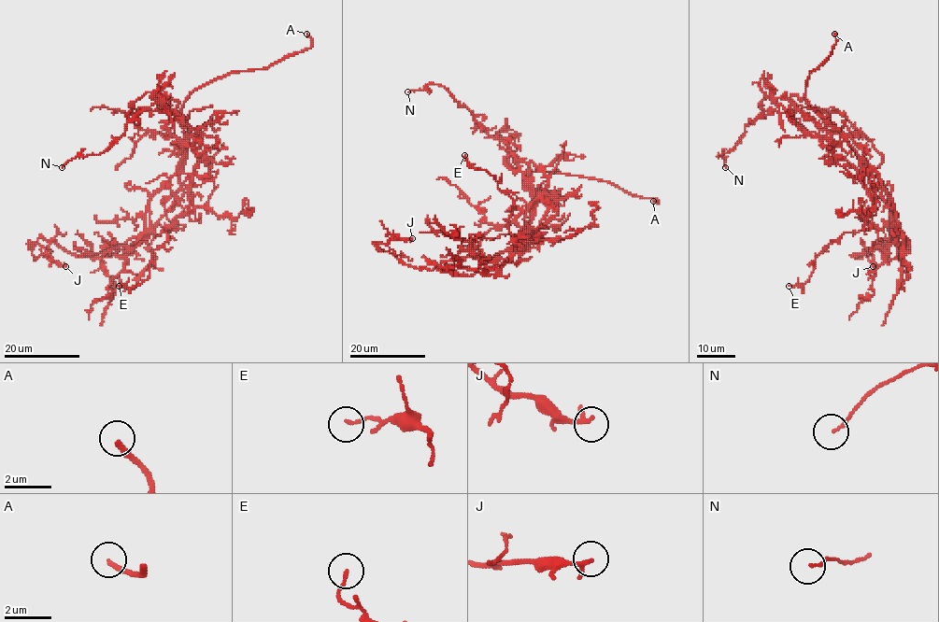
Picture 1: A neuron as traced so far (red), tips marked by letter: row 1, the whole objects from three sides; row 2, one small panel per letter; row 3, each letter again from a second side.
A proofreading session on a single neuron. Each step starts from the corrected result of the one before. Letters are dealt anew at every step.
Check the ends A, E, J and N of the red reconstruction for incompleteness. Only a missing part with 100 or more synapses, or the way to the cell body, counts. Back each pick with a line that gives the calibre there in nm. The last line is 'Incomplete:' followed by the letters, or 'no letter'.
A: calibre 240 nm
Incomplete: A

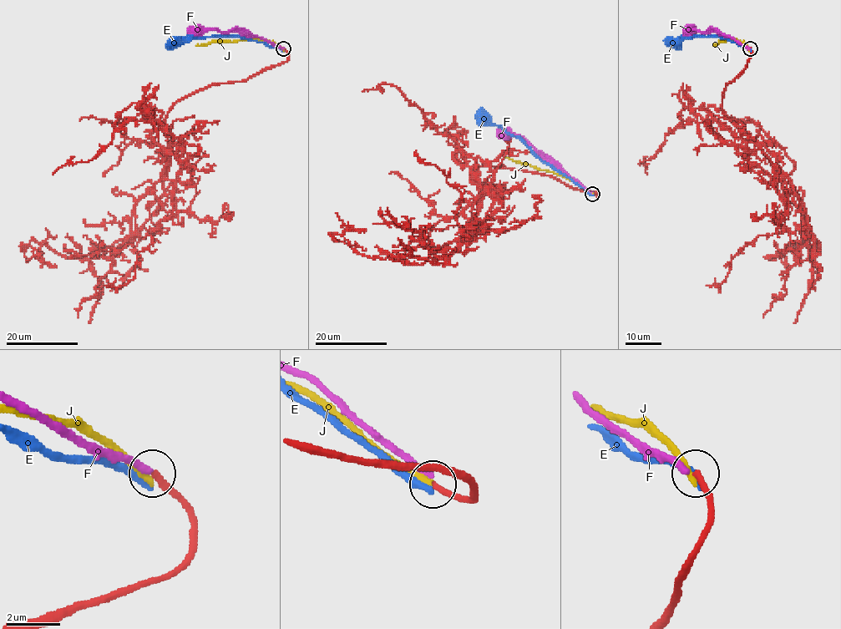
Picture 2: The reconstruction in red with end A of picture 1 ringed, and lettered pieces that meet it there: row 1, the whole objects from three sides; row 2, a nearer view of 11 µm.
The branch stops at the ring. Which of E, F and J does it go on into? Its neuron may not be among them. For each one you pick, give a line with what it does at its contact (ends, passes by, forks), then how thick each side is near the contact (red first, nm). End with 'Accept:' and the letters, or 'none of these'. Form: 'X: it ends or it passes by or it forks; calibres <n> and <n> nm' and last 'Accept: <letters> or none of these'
Accept: none of these

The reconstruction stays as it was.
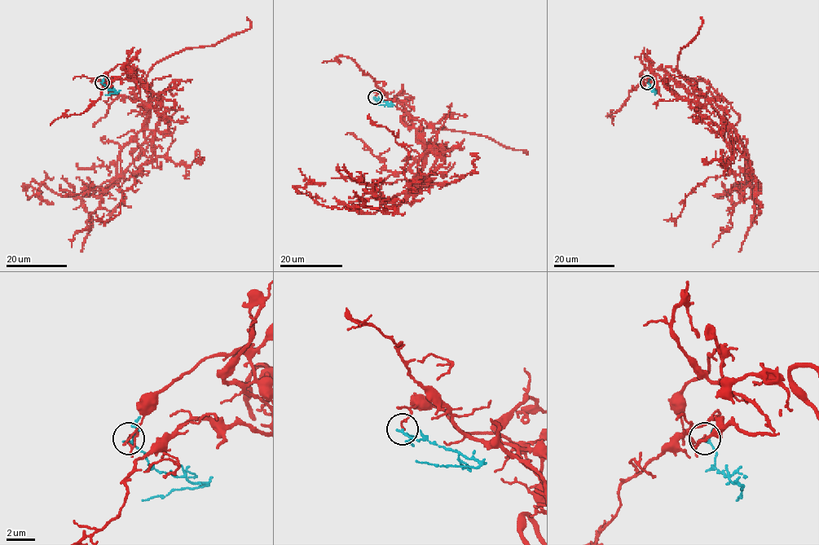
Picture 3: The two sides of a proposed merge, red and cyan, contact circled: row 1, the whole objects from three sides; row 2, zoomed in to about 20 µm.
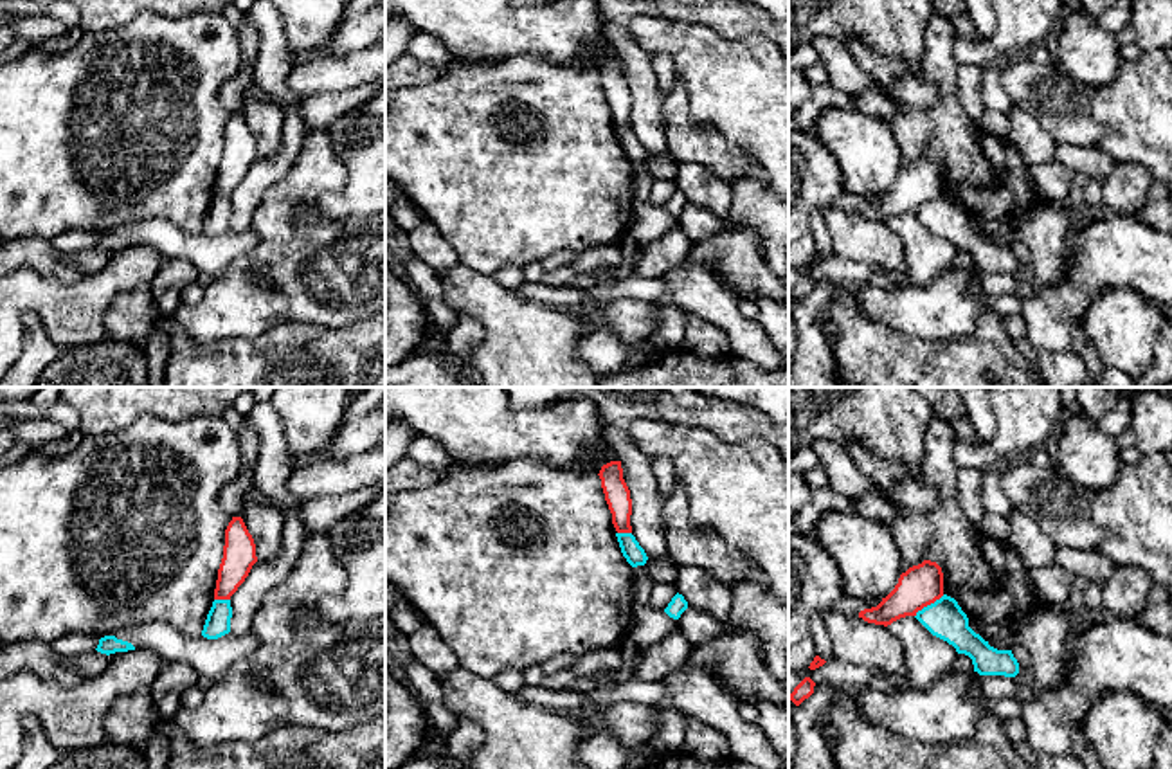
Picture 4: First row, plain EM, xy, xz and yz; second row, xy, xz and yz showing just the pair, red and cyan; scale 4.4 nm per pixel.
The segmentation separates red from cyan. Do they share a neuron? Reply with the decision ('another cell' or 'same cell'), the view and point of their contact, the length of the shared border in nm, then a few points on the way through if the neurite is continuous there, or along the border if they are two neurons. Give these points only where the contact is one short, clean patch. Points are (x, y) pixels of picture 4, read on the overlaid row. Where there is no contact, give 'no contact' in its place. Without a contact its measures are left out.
another cell; contact yz (928, 604); length 170 nm; border yz (944, 595), (924, 606), (915, 616)

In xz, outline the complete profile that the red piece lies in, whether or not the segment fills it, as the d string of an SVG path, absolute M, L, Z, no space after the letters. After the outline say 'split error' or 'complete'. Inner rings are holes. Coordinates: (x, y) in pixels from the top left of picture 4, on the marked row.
M610 461L600 470L601 488L605 501L612 513L612 524L618 533L632 533L630 515L632 515L632 499L630 490L623 479L621 461Z | complete

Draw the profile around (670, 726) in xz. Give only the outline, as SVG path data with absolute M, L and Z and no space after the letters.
M654 706L657 711L655 735L648 742L659 756L684 751L686 713L679 708Z

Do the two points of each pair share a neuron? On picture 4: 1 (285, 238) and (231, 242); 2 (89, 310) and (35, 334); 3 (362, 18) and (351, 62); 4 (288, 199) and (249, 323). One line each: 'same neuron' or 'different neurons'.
1: different neurons
2: different neurons
3: different neurons
4: same neuron

